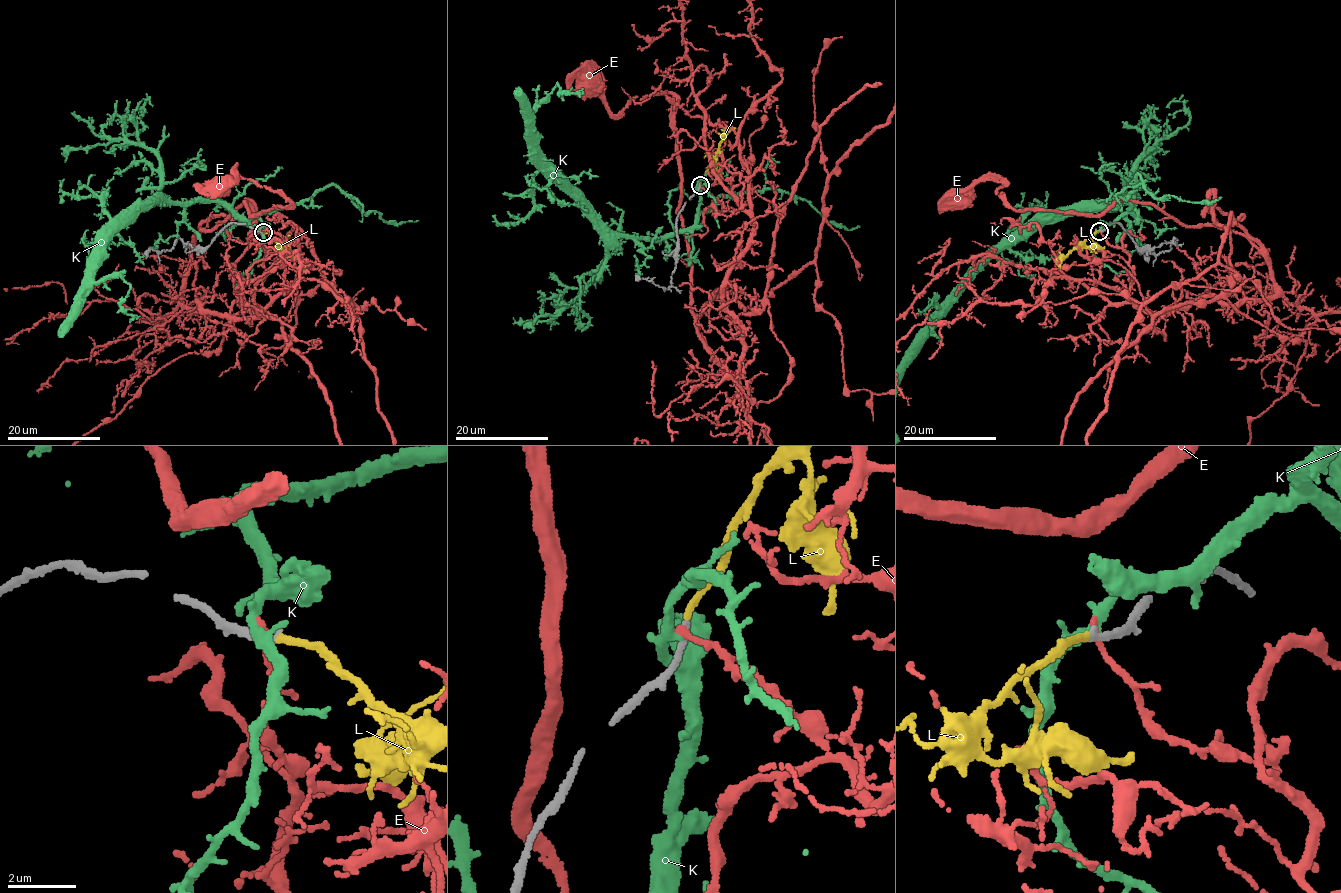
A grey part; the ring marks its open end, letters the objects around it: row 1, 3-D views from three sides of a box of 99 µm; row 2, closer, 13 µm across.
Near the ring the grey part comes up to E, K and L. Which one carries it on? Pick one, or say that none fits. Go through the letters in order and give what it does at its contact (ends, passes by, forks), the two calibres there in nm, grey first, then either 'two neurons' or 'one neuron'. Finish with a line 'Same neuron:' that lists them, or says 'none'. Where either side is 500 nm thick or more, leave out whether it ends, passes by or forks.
E: it ends; calibres 240 and 200 nm; two neurons
K: it forks; calibres 240 and 200 nm; two neurons
L: it ends; calibres 200 and 200 nm; one neuron
Same neuron: L

